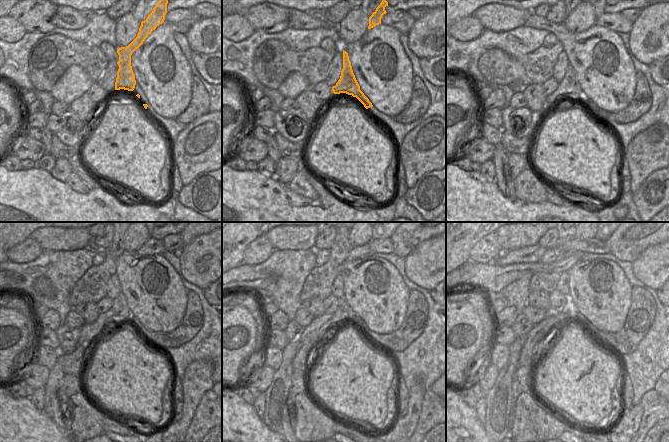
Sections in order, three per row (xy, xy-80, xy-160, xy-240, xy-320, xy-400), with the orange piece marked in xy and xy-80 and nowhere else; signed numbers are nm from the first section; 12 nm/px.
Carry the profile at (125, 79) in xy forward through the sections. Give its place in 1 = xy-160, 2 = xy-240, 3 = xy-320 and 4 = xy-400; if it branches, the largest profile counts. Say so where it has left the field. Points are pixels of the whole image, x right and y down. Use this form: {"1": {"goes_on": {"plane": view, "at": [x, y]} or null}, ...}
{"1": {"goes_on": {"plane": "xy-160", "at": [569, 87]}}, "2": {"goes_on": {"plane": "xy-240", "at": [119, 312]}}, "3": {"goes_on": {"plane": "xy-320", "at": [276, 395]}}, "4": {"goes_on": {"plane": "xy-400", "at": [498, 399]}}}

